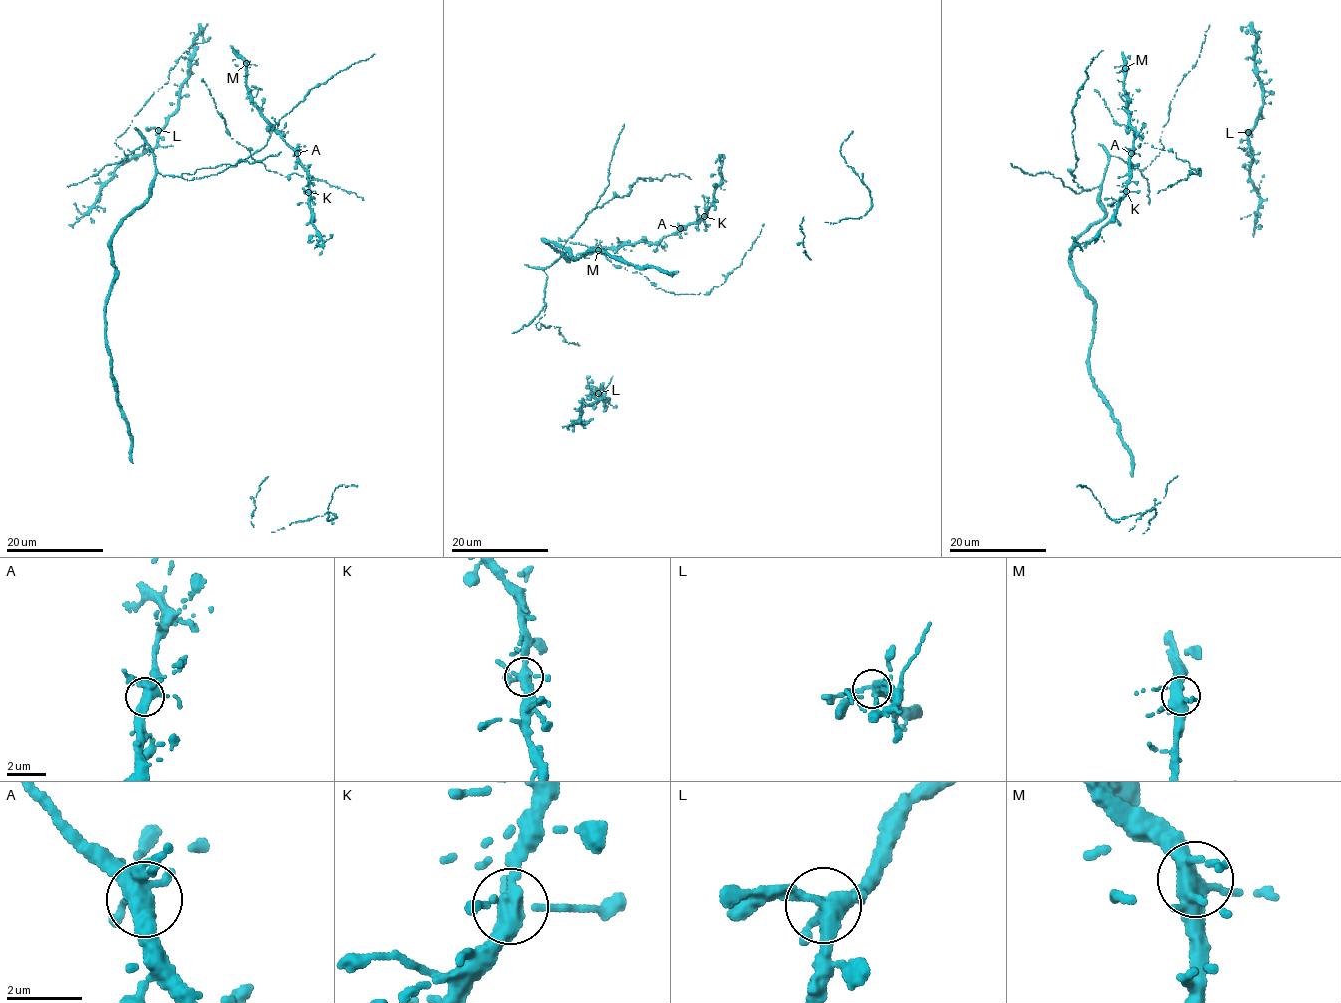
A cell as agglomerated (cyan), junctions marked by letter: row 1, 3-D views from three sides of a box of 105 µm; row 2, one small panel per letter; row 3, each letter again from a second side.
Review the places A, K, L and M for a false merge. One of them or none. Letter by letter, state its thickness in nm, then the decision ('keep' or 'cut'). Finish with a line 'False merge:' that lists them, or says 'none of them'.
A: 400 nm | keep
K: 360 nm | keep
L: 340 nm | keep
M: 400 nm | keep
False merge: none of them

